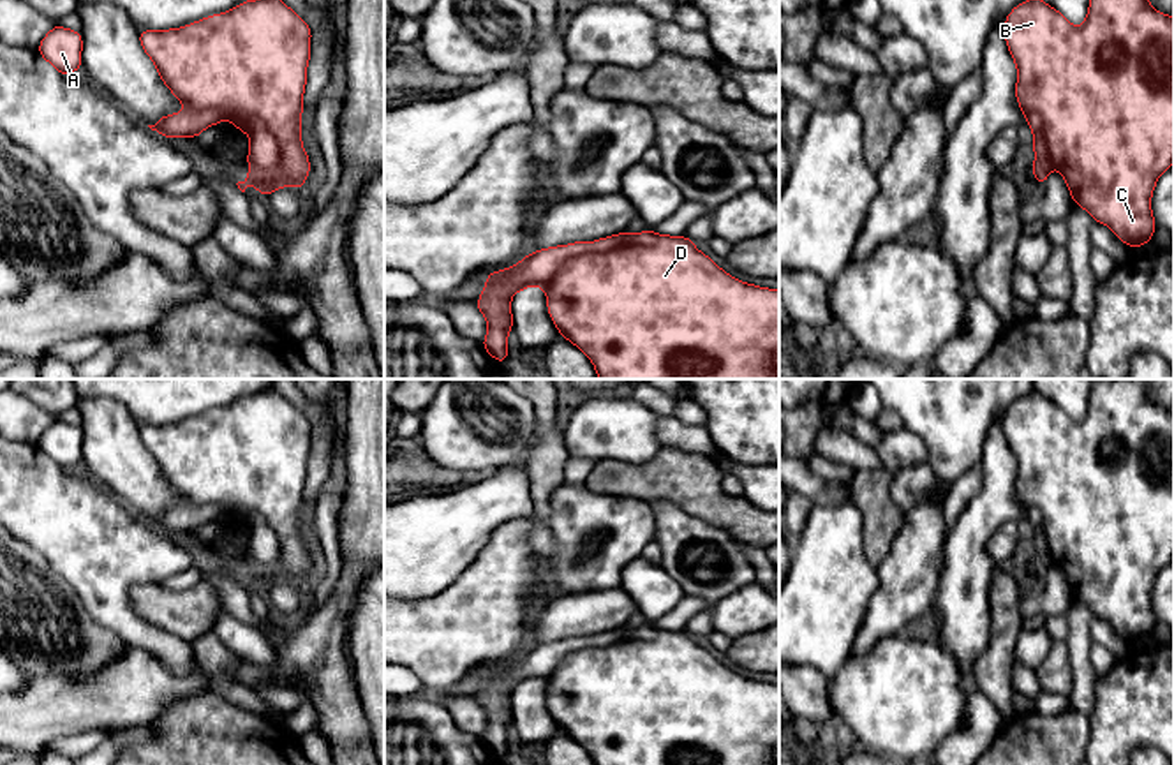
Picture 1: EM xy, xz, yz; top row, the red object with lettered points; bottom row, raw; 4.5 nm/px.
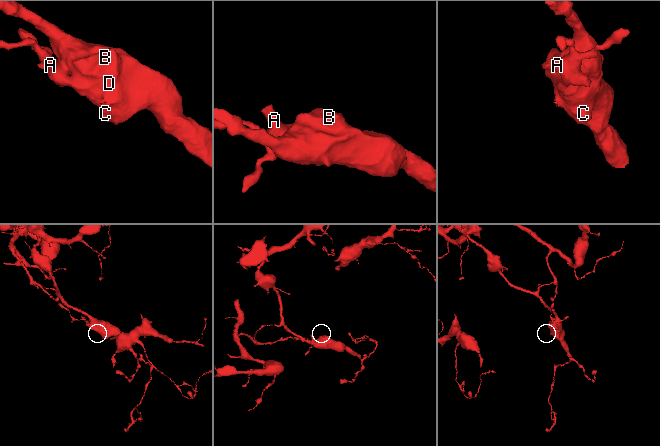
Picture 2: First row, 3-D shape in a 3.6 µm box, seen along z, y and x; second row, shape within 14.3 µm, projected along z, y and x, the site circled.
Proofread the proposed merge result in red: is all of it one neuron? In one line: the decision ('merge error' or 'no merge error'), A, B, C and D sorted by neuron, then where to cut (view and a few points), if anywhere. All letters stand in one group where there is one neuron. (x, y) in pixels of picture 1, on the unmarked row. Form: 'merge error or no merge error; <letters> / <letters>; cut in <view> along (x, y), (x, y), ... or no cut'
merge error; A / B C D; cut in xz along (656, 630), (651, 638), (624, 638), (575, 649), (540, 681)

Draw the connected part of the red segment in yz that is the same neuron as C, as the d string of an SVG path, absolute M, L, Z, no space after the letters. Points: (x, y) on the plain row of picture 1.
M1100 379L1091 386L1086 416L1081 421L1072 420L1058 404L1033 390L1008 407L1003 418L1003 432L1017 462L1017 499L1022 508L1037 508L1040 511L1052 562L1063 569L1072 596L1086 605L1095 617L1105 619L1126 642L1149 640L1158 622L1151 605L1153 585L1160 569L1174 557L1174 411L1156 405L1141 381Z

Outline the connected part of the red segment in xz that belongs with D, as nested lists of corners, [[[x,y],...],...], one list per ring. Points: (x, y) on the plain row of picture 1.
[[[656,629],[652,640],[624,640],[606,647],[575,650],[541,684],[546,689],[546,703],[555,724],[576,740],[596,765],[779,765],[779,686],[732,672],[707,649],[700,647],[686,629]]]

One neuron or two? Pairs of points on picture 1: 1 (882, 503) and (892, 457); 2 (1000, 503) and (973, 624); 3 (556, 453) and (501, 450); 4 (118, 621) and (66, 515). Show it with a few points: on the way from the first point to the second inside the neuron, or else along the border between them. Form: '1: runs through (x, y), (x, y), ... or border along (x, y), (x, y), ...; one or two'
1: border along (884, 466), (892, 473); two
2: runs through (973, 533), (973, 594); one
3: border along (534, 411), (534, 432), (522, 459); two
4: runs through (106, 594), (92, 542); one

